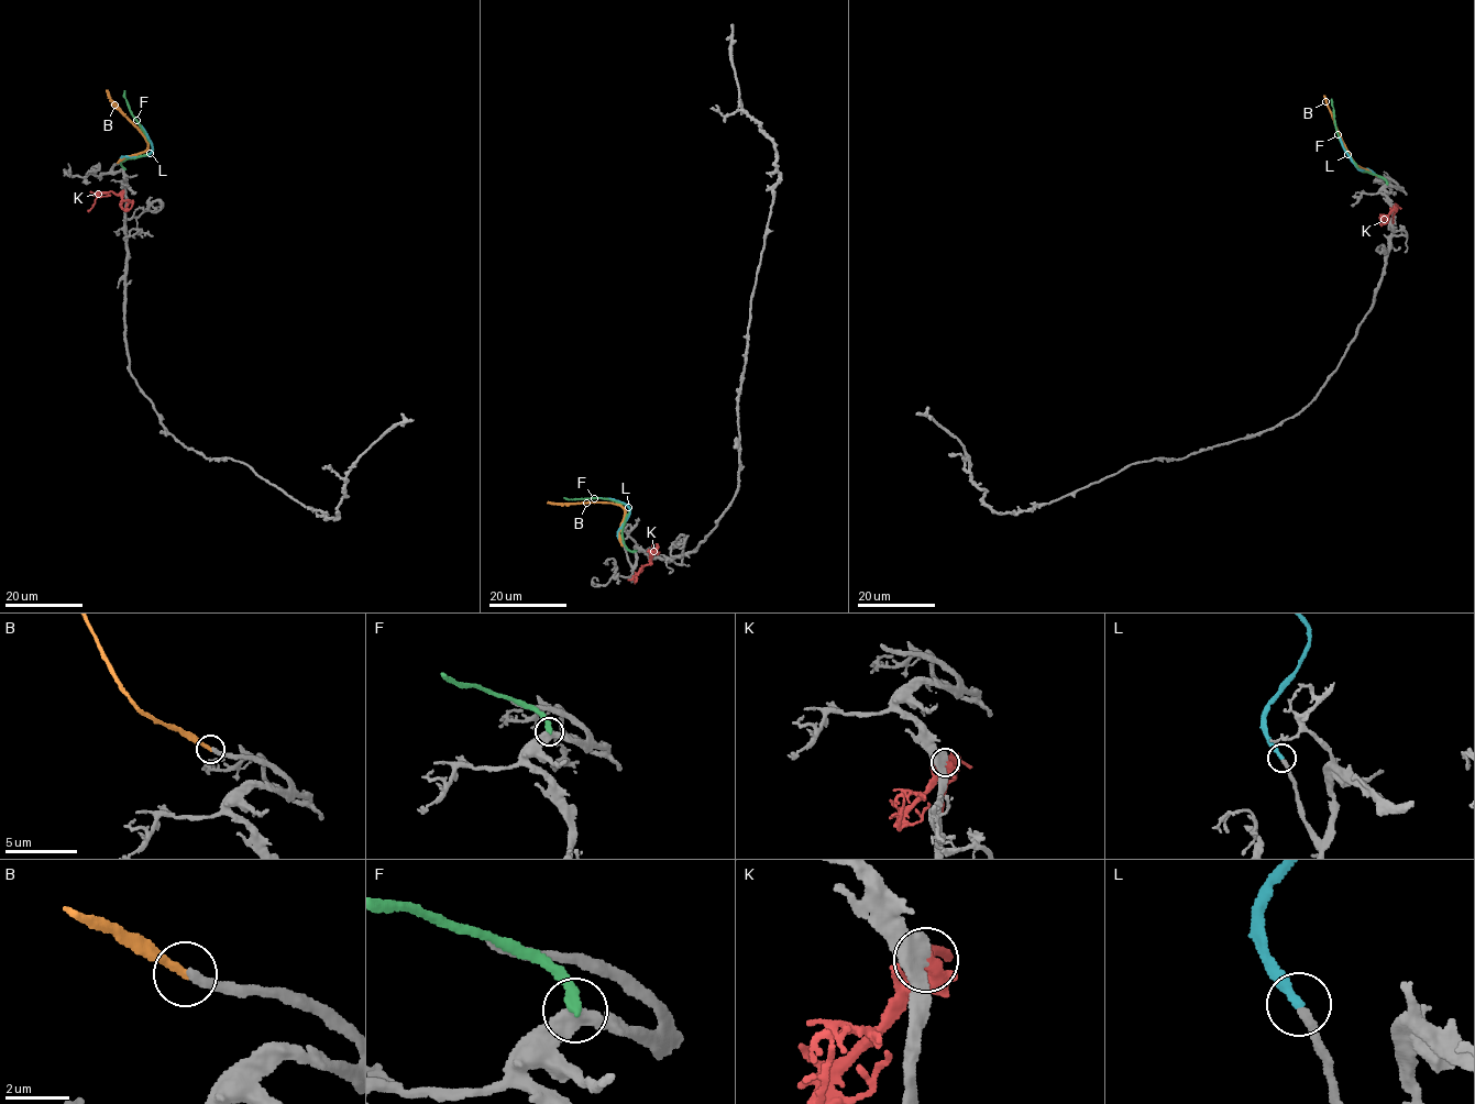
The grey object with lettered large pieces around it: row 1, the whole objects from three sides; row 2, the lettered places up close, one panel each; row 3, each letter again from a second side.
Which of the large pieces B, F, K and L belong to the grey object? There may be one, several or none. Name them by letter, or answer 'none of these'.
K, L

